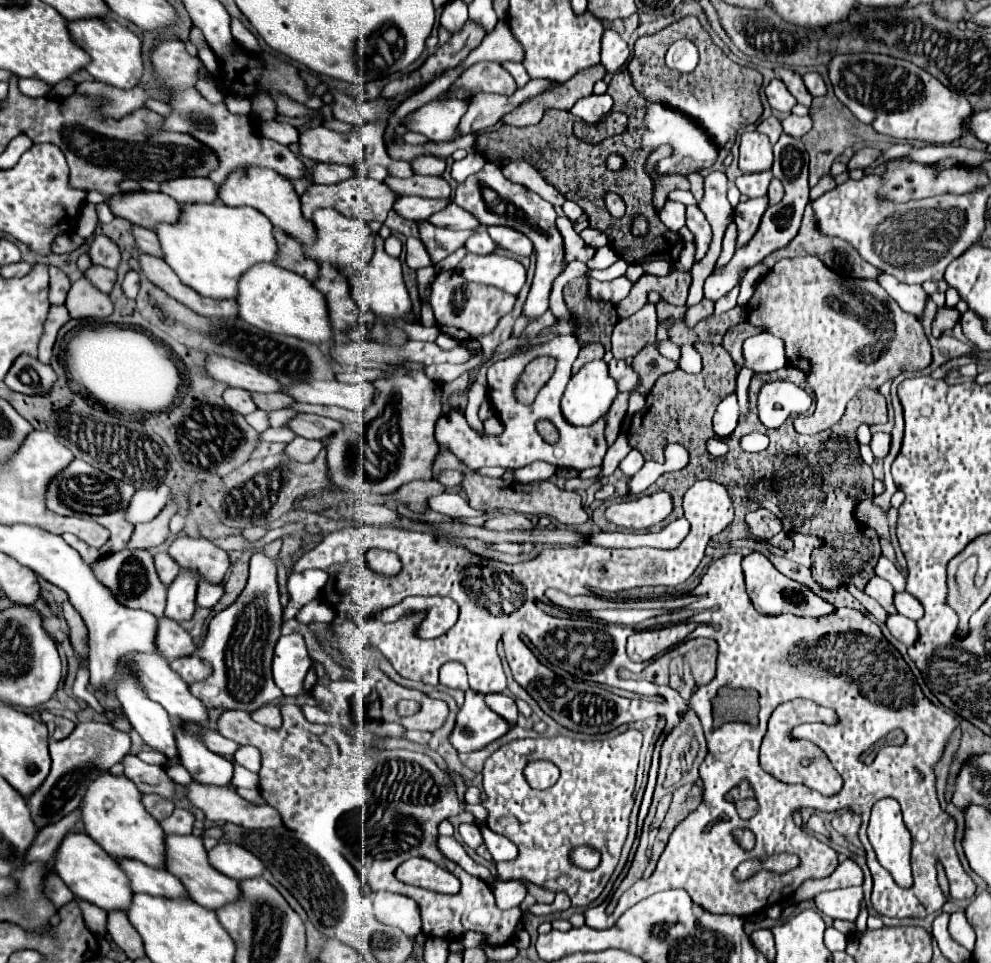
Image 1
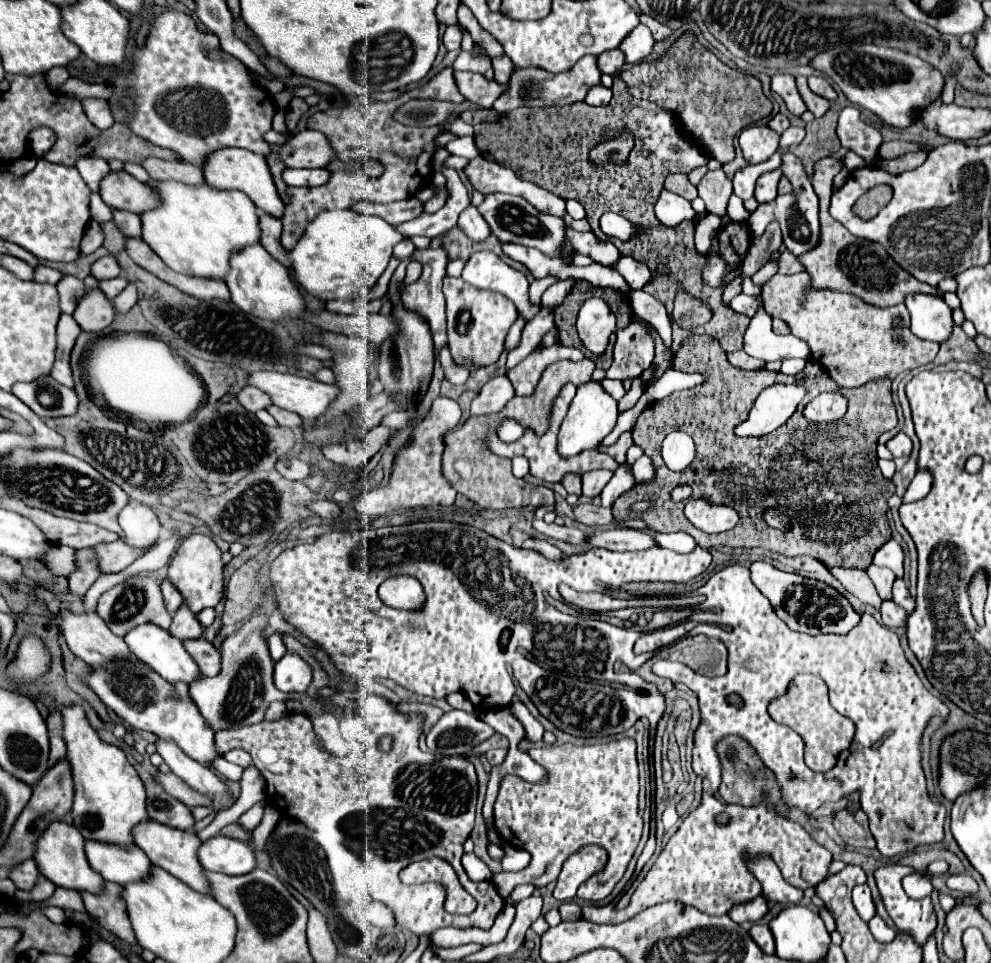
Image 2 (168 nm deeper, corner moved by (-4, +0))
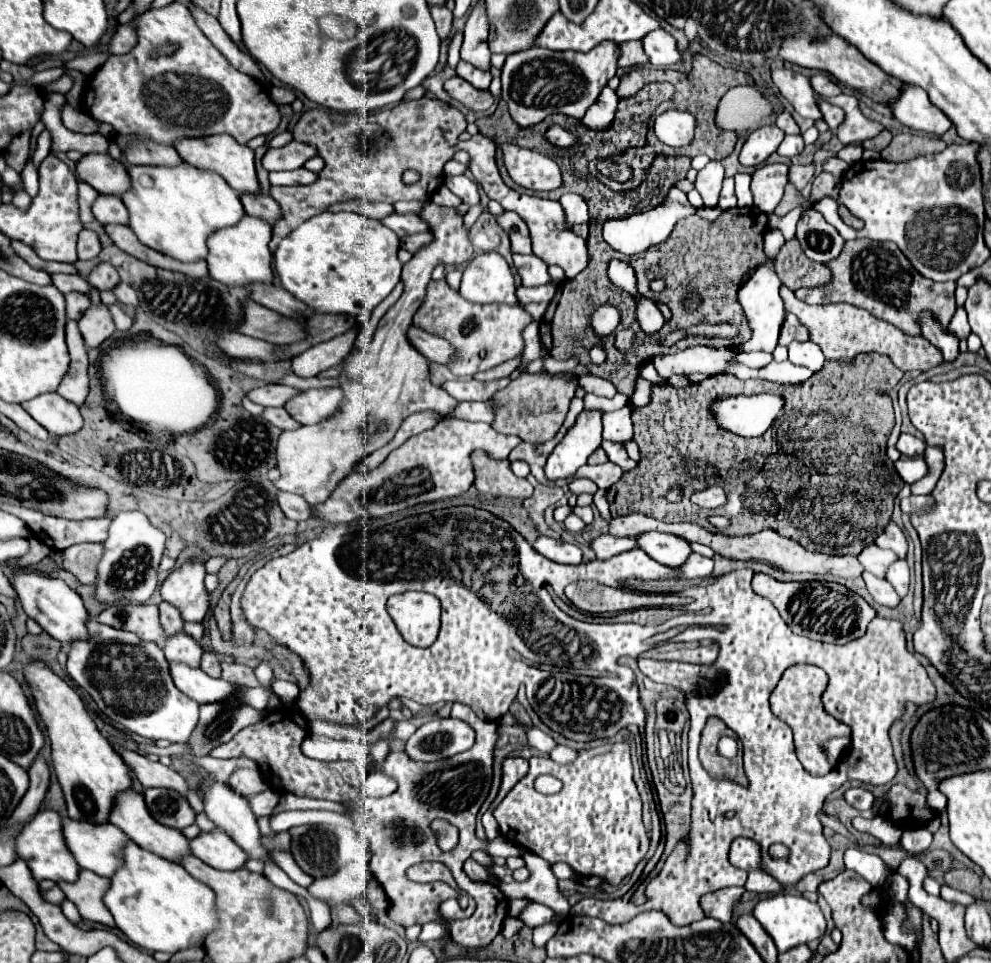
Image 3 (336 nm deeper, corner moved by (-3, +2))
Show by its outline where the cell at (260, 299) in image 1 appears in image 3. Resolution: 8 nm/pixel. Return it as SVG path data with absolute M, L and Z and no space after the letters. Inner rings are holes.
M245 214L237 226L227 226L225 230L217 230L209 236L209 254L207 254L207 268L209 274L229 286L245 286L249 282L273 282L273 270L271 270L271 252L269 252L269 240L271 240L271 226L265 224L261 218L253 218Z

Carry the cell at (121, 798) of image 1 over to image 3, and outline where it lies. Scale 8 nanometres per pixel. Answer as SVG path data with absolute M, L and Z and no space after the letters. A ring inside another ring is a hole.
M31 660L23 668L23 674L35 700L35 710L43 720L51 740L51 764L63 788L69 818L87 820L93 824L107 822L115 794L131 788L127 764L101 736L95 722L87 714L79 694L63 678L59 678L45 662Z

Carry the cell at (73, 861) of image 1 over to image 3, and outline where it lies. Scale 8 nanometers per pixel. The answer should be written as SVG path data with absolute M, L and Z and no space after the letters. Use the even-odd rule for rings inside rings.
M39 810L21 830L21 834L17 836L17 856L21 860L27 862L31 874L37 878L37 882L41 880L65 880L65 882L73 882L77 880L79 874L79 866L73 858L73 854L65 848L65 840L63 840L63 826L61 826L61 816L53 810Z

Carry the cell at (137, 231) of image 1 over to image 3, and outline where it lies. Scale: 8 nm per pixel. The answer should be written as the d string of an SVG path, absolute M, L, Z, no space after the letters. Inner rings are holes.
M99 194L91 206L91 212L97 222L101 224L129 224L129 214L121 198Z

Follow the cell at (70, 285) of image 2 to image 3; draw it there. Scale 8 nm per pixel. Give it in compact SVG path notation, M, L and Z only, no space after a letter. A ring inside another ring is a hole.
M79 292L65 294L65 302L67 302L67 318L71 320L79 320L81 314L85 314L85 310L91 306L89 296L79 294Z

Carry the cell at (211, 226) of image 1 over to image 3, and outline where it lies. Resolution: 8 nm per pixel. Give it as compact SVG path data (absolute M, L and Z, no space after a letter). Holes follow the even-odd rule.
M187 162L181 166L129 166L131 186L121 194L129 212L129 226L149 248L181 262L207 256L207 236L219 228L233 226L245 214L239 194L213 172L197 170Z

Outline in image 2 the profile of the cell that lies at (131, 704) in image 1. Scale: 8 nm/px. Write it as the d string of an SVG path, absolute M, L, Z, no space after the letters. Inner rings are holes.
M156 740L156 750L164 758L164 762L170 766L170 770L180 776L186 784L190 784L194 790L202 794L210 794L214 798L214 808L224 808L230 806L230 792L224 782L218 780L212 768L198 764L190 756L186 756L178 744L172 740Z

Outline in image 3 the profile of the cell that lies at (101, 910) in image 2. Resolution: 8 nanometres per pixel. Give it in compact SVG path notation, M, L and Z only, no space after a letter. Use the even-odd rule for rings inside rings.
M81 870L75 882L59 882L57 886L79 908L83 920L99 922L105 926L115 926L113 916L103 904L103 894L109 888L109 878L103 878L89 870Z

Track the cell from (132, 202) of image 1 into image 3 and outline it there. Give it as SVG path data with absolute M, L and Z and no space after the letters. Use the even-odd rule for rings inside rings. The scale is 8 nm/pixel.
M85 154L77 162L75 172L79 180L91 184L101 194L121 196L131 184L127 168L109 154Z

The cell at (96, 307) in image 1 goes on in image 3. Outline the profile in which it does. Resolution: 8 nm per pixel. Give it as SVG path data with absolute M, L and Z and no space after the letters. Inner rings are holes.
M105 304L91 306L79 320L79 330L87 348L99 348L113 332L113 320Z

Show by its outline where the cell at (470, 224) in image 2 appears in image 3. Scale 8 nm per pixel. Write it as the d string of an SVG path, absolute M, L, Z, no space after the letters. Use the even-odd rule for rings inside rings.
M445 176L445 186L457 194L465 204L479 204L479 186L467 176Z

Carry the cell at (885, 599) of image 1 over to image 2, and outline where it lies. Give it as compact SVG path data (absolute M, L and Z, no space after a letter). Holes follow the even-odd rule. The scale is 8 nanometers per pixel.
M872 564L872 566L866 570L866 574L868 574L868 578L874 582L880 598L882 598L882 600L892 600L892 584L894 584L894 580L896 580L894 572L892 572L890 568L880 568L880 566L874 566L874 564Z

